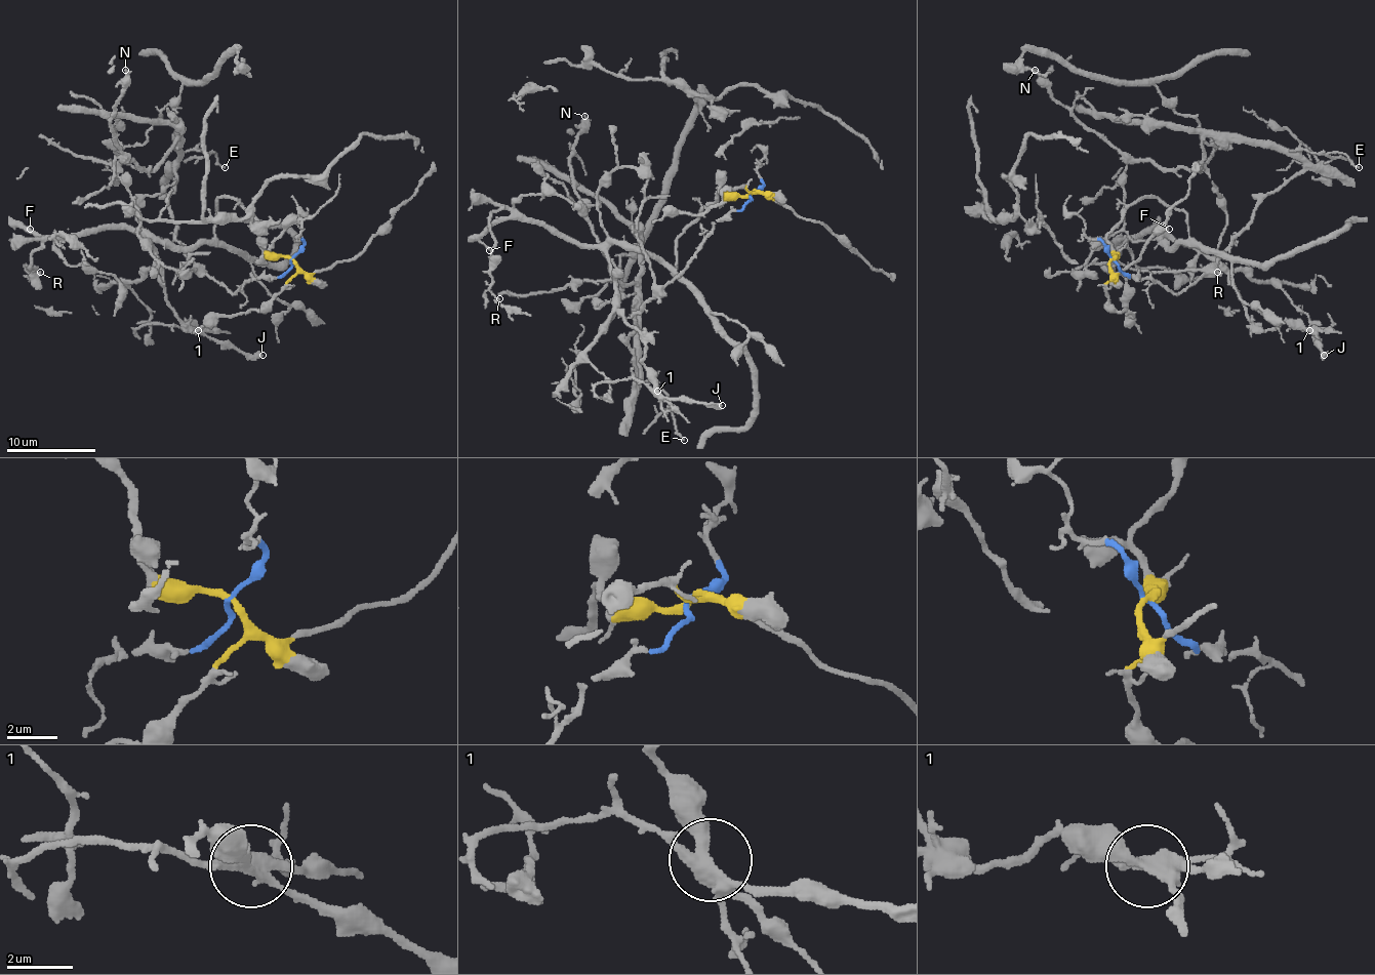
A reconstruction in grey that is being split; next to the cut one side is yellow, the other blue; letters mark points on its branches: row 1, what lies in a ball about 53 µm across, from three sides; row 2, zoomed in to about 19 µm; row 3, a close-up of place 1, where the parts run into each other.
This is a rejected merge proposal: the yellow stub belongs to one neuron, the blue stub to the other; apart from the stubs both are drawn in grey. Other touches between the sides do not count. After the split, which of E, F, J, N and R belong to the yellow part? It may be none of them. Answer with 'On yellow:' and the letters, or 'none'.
On yellow: F, J, R

